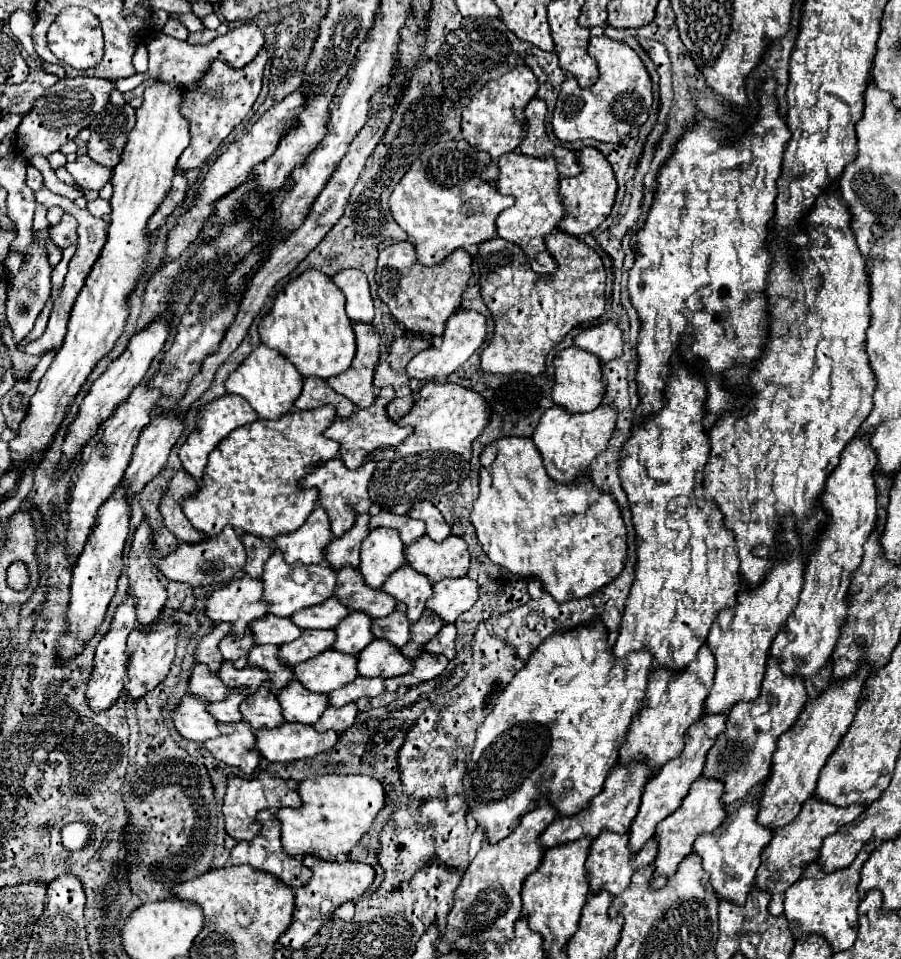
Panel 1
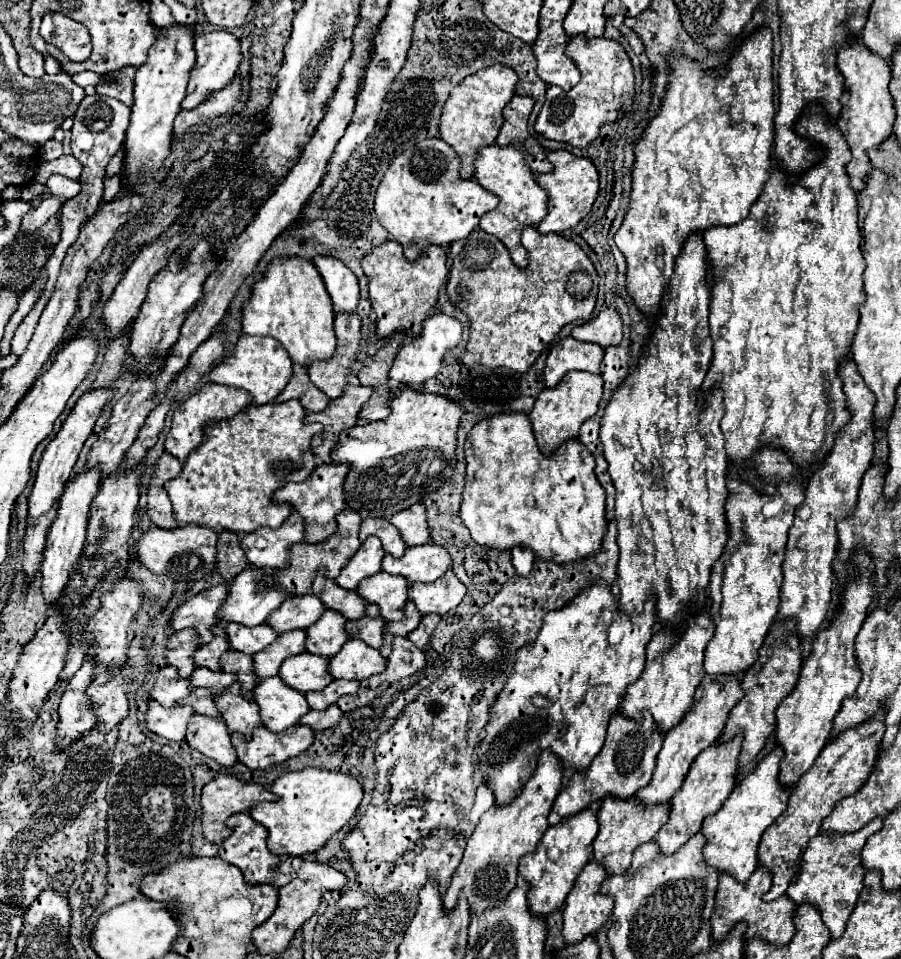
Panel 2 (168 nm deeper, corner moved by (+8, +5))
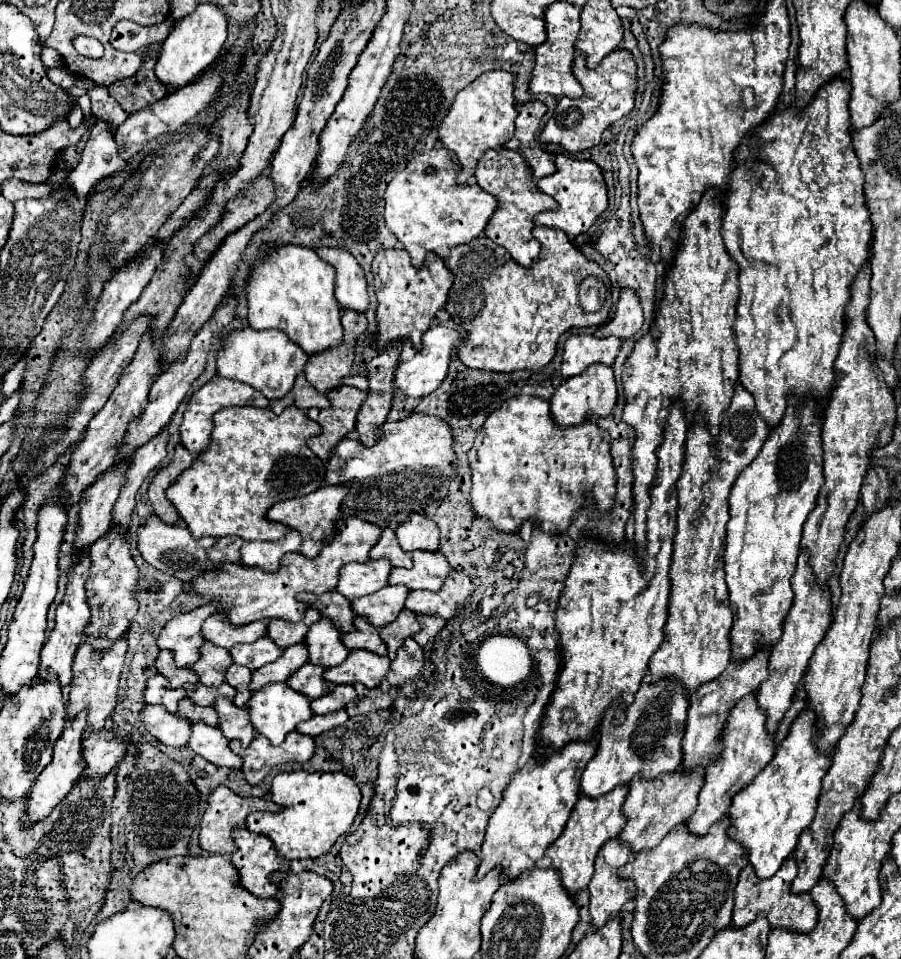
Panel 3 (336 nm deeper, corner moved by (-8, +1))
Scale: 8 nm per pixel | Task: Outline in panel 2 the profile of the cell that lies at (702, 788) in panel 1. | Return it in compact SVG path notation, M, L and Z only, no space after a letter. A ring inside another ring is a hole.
M736 736L728 744L712 744L690 766L690 772L682 784L682 788L670 800L670 816L668 822L658 830L654 842L658 844L660 852L670 856L674 854L684 842L688 842L694 834L700 832L700 826L708 814L716 814L722 808L724 800L730 796L738 776L738 754L742 746L742 736Z

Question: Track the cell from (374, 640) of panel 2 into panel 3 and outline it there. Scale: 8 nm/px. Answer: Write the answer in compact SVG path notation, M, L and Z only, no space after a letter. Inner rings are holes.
M362 618L354 620L354 632L342 634L342 642L350 650L368 650L378 656L386 656L386 644L378 636L378 630L366 624Z

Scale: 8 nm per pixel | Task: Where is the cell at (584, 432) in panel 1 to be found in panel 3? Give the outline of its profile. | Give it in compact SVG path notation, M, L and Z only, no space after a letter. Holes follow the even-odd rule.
M592 364L584 374L564 380L554 396L550 398L550 410L560 426L576 426L588 420L590 416L608 416L618 402L618 388L614 382L614 372L606 364Z

